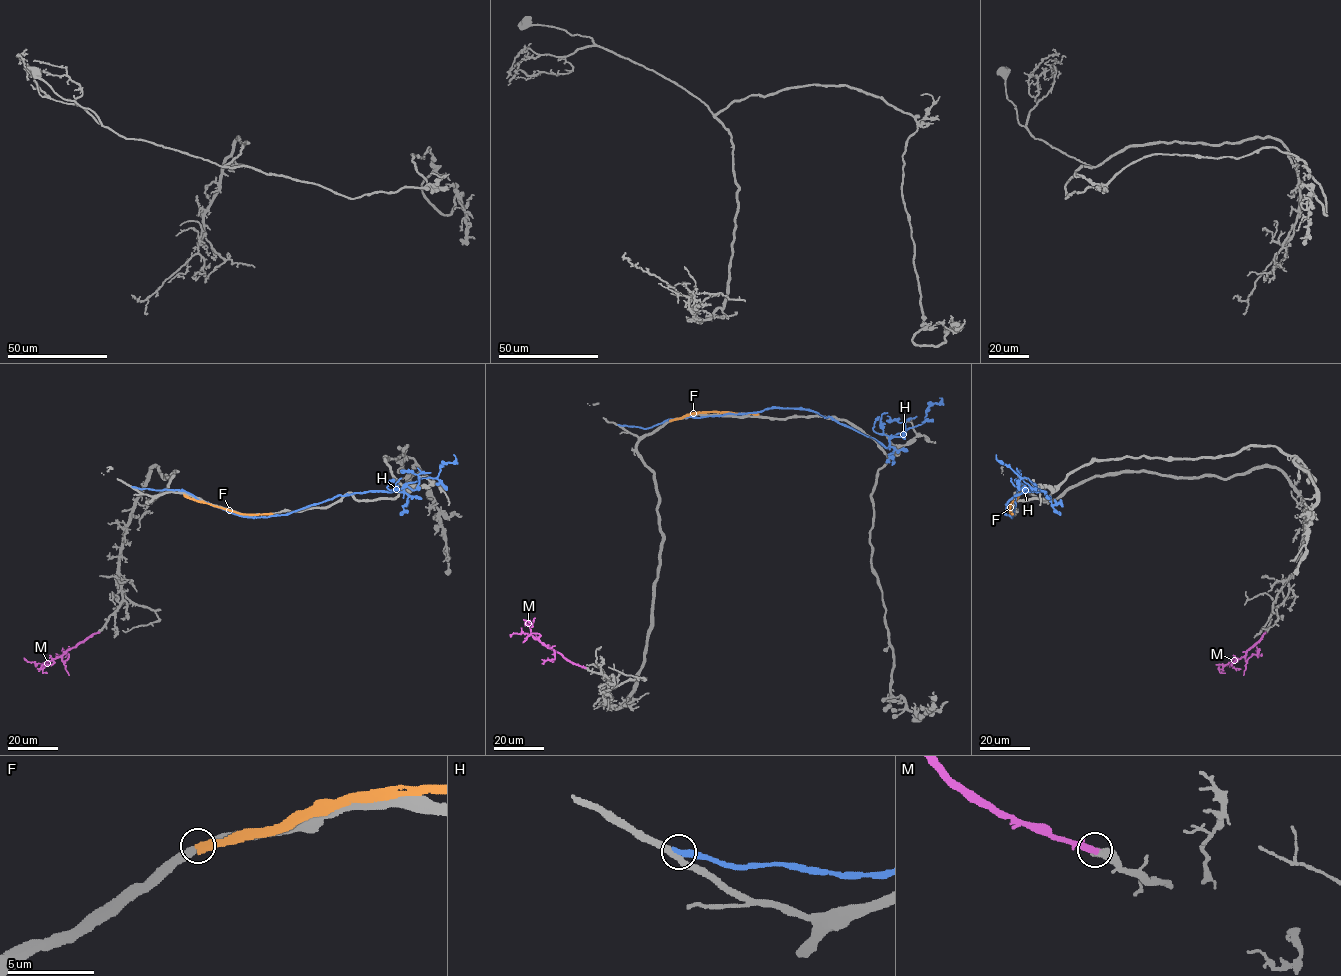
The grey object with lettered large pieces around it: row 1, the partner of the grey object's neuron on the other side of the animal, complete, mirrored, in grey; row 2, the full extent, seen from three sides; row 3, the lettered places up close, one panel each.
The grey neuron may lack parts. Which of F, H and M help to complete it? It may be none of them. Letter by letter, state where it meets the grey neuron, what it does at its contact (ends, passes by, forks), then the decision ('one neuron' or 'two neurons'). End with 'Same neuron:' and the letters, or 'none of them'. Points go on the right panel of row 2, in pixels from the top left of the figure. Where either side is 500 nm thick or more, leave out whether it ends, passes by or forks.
F: (1018, 494) | it ends | two neurons
H: (1022, 487) | it ends | two neurons
M: (1265, 632) | one neuron
Same neuron: M

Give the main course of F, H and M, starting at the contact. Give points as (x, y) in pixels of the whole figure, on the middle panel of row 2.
F: (670, 420), (699, 412), (759, 414)
H: (619, 424), (648, 428), (673, 418), (802, 408), (831, 416), (887, 447), (894, 435), (921, 423), (939, 397)
M: (584, 667), (566, 660), (536, 640), (526, 624), (527, 620), (532, 624), (531, 627)

